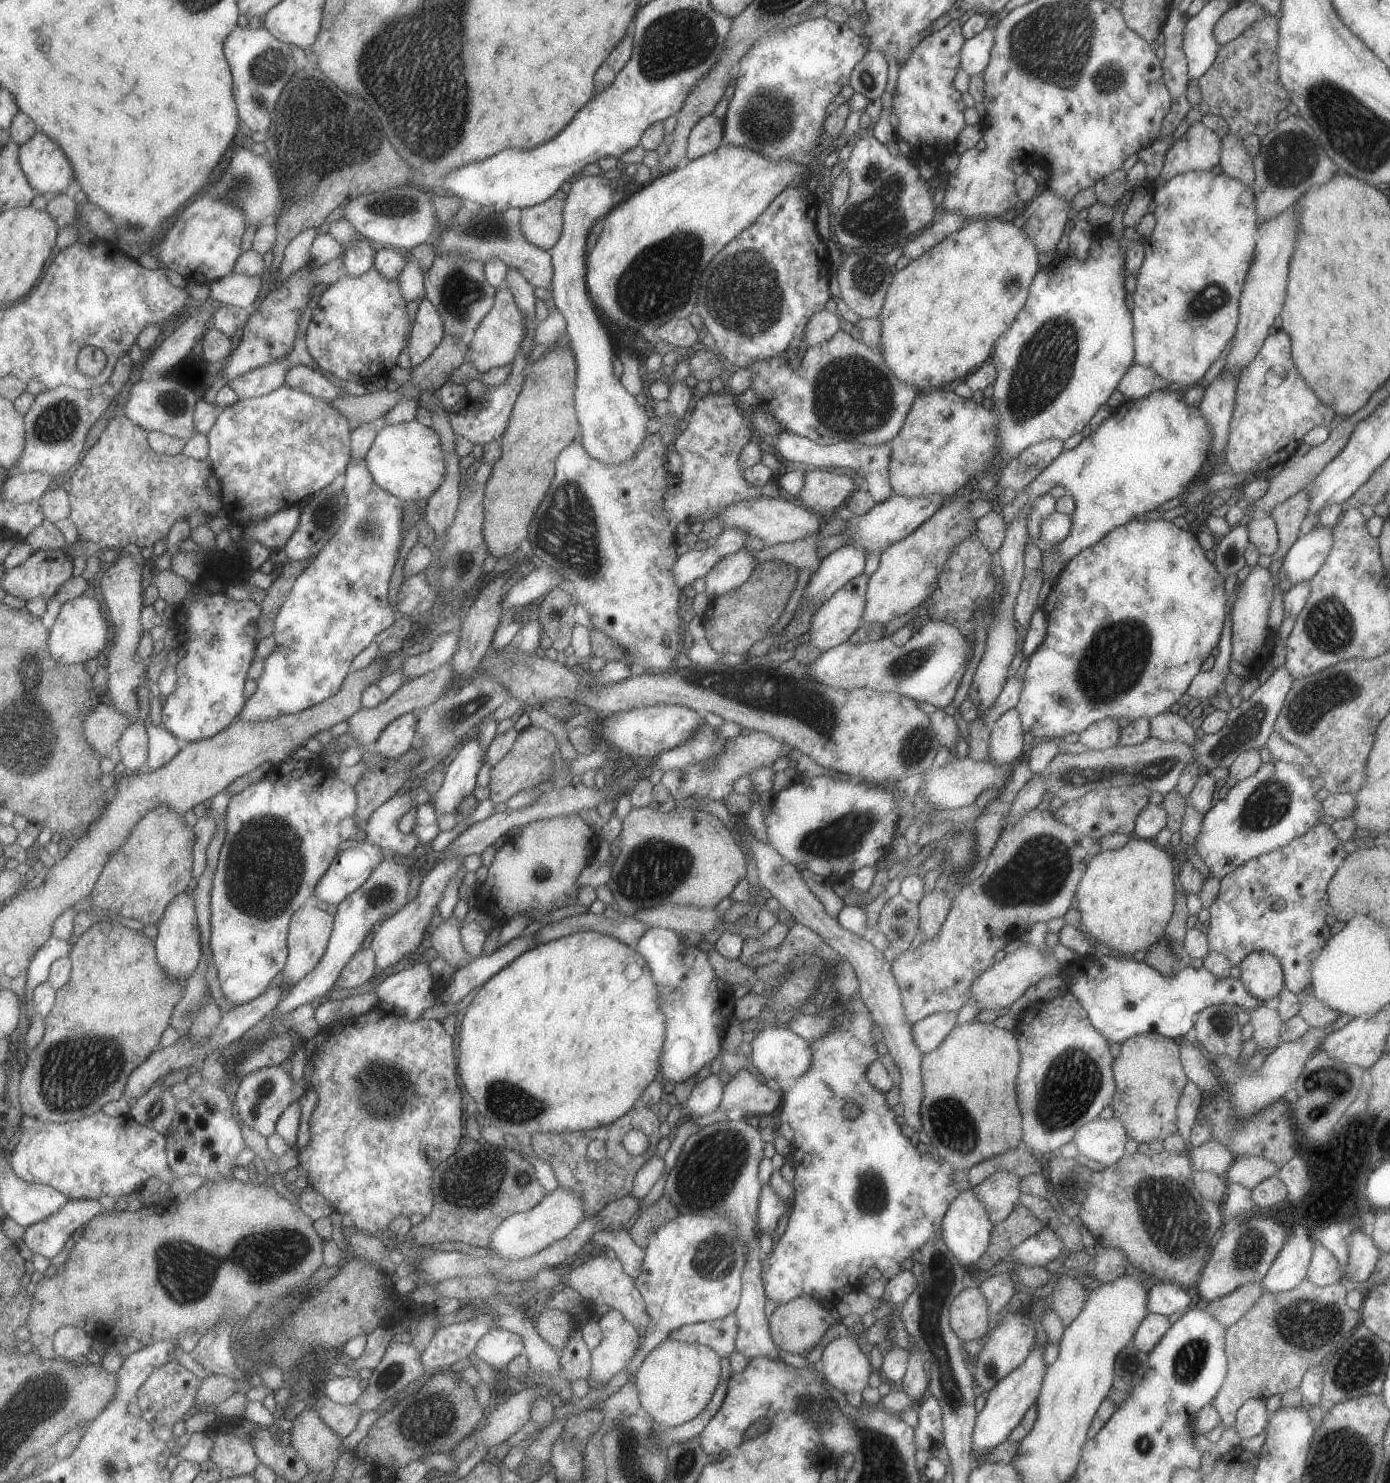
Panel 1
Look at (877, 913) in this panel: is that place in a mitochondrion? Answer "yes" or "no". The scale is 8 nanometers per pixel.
no

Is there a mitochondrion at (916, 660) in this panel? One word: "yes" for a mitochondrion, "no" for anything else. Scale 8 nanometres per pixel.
yes

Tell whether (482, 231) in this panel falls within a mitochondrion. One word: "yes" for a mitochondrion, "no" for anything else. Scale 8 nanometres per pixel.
yes

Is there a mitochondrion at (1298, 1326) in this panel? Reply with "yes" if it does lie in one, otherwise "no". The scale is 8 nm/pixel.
yes

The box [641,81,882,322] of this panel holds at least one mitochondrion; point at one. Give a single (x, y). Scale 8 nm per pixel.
(770, 118)

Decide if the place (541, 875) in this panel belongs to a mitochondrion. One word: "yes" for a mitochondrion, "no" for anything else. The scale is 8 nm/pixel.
yes

